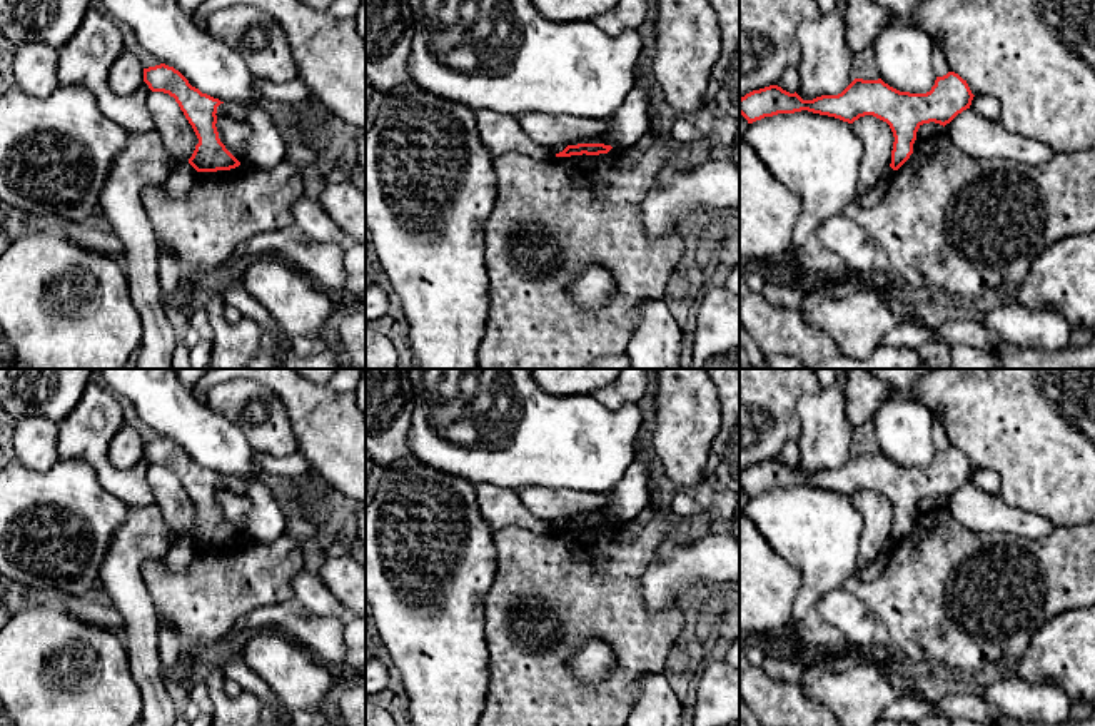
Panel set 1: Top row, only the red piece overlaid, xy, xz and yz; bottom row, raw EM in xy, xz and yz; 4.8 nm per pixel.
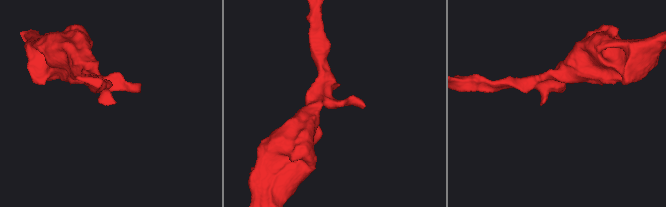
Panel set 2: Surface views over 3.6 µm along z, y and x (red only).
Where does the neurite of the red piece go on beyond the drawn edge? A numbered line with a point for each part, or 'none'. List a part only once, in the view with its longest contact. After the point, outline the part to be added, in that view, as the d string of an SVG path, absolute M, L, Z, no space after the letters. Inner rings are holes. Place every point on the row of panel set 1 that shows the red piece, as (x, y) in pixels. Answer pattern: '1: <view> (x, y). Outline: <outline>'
none

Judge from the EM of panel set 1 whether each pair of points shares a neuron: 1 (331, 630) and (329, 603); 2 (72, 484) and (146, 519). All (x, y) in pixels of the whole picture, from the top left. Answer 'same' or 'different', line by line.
1: different
2: different

